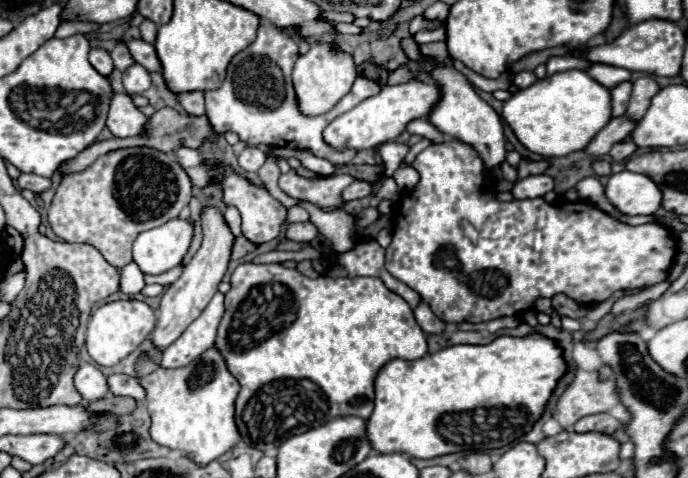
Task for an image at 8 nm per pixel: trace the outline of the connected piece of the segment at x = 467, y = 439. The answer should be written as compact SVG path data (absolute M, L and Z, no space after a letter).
M500 336L490 344L484 346L470 346L470 344L460 344L460 346L448 346L444 350L438 350L436 354L426 354L418 360L390 360L388 364L382 366L382 370L378 372L376 380L374 380L374 412L372 416L366 420L366 436L368 442L372 444L372 448L380 454L392 454L392 452L402 452L408 454L412 458L436 458L442 454L452 454L452 452L486 452L492 448L502 448L508 444L514 444L516 440L520 440L526 432L532 430L532 424L540 418L558 378L566 372L566 362L562 360L562 350L548 338L544 336L526 336L526 338L512 338L512 336Z

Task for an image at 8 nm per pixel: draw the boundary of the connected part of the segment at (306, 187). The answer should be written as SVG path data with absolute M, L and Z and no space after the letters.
M290 170L288 174L280 176L278 186L288 196L308 200L322 210L334 210L334 208L342 206L340 194L352 182L354 182L354 178L350 174L336 174L336 176L328 176L328 178L318 176L318 178L308 180L308 178L300 178L294 170Z

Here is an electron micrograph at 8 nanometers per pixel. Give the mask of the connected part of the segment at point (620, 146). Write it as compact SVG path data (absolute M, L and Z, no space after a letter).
M618 142L612 146L612 150L608 152L608 156L614 160L614 162L622 162L626 160L628 156L632 156L636 152L636 144L634 142Z

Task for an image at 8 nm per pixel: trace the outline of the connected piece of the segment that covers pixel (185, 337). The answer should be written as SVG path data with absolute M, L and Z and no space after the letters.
M216 292L206 310L186 328L186 332L162 352L162 368L184 368L196 356L204 354L208 348L214 346L216 330L220 318L224 314L224 294Z

